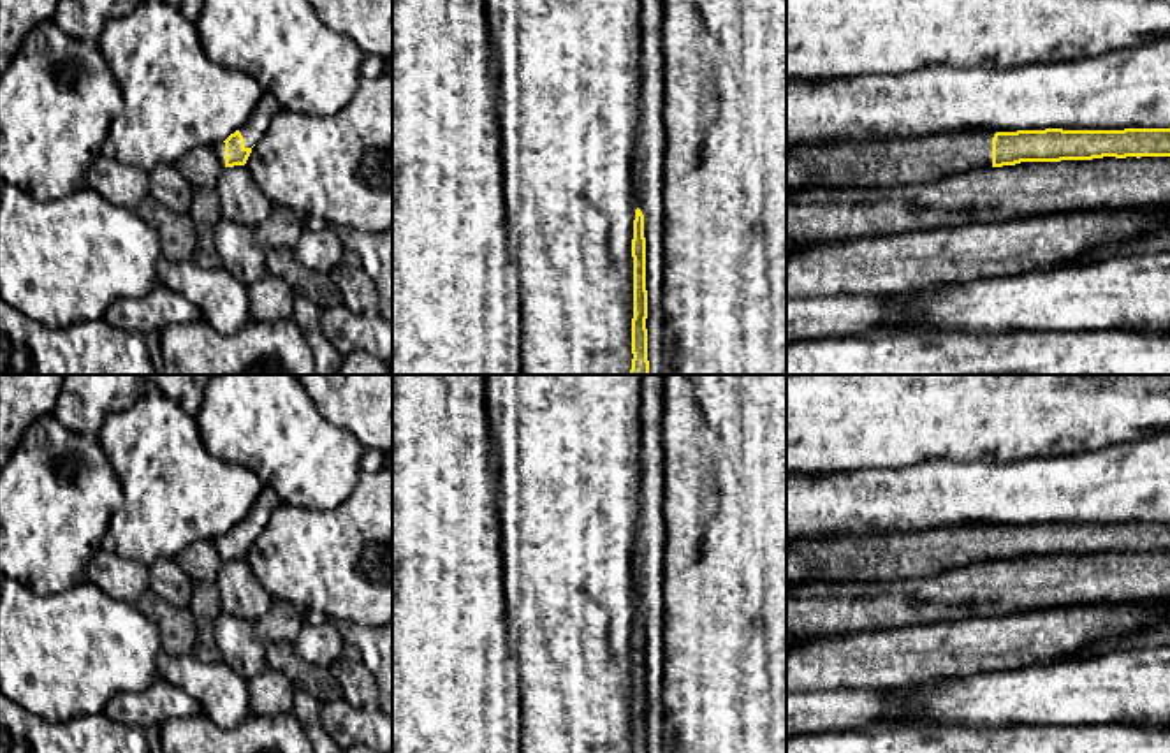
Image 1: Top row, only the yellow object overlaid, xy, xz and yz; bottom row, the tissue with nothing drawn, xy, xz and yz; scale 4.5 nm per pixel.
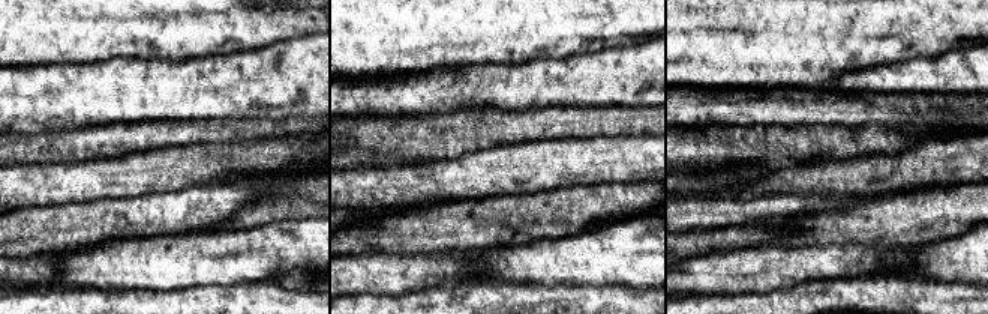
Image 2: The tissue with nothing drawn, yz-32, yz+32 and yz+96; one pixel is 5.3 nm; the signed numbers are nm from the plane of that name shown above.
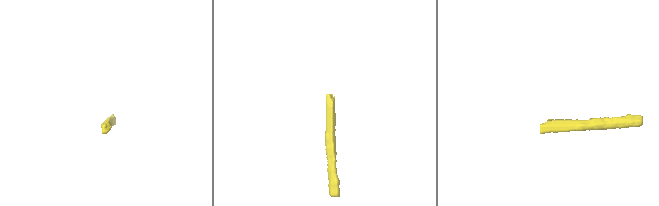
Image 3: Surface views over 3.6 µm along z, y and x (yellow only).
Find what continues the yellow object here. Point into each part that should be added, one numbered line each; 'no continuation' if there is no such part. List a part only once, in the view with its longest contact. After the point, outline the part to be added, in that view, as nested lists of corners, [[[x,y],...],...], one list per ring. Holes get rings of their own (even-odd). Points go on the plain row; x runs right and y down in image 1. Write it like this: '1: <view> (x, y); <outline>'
1: xz (650, 537); [[[640,375],[640,489],[632,568],[644,609],[647,753],[663,753],[663,420],[665,375]]]

